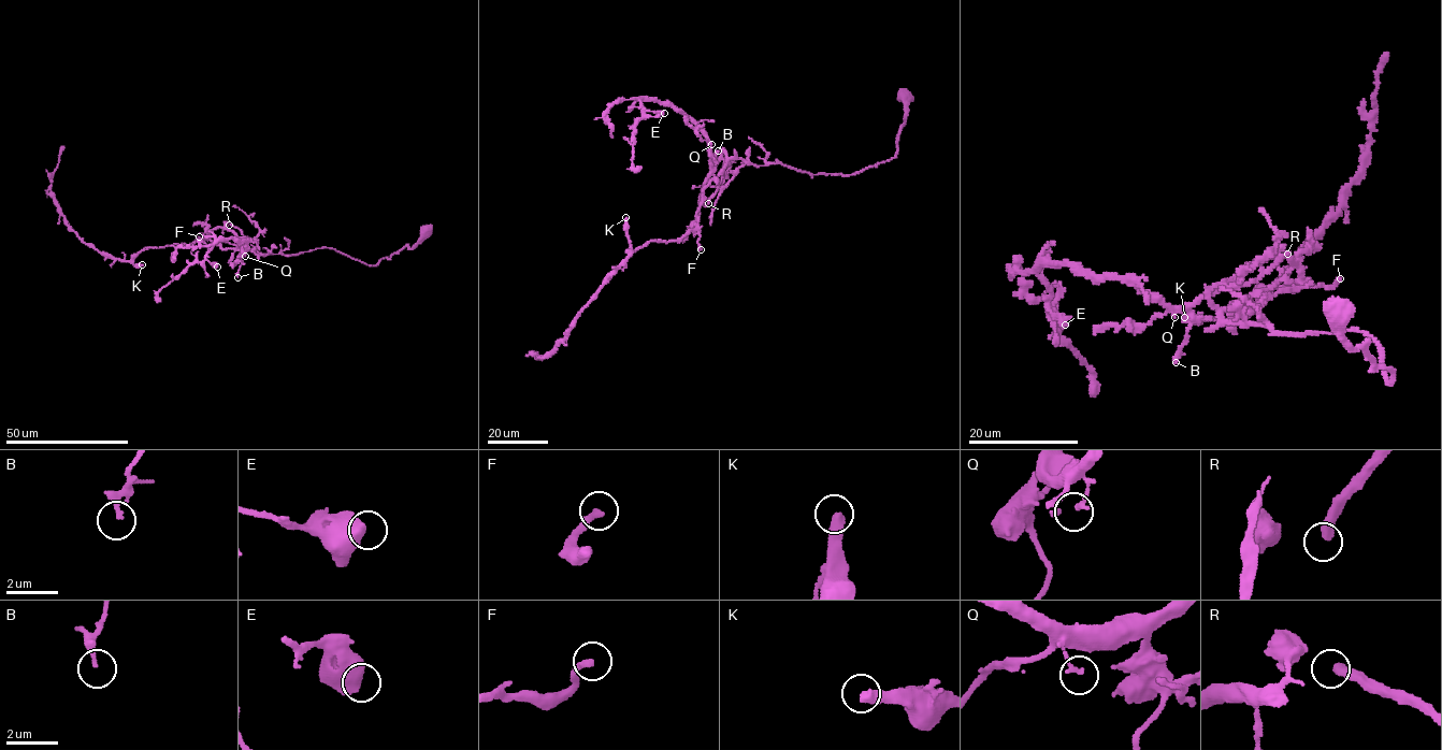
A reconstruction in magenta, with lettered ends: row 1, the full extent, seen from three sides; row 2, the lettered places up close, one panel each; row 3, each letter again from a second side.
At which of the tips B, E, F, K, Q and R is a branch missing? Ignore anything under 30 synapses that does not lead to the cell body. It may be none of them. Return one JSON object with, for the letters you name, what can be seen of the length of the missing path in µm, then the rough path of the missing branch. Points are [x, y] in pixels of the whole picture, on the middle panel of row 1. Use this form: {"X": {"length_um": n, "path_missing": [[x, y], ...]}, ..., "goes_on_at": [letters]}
{"K": {"length_um": 60, "path_missing": [[625, 217], [629, 167], [610, 127], [613, 115], [609, 103], [620, 90]]}, "goes_on_at": ["K"]}

